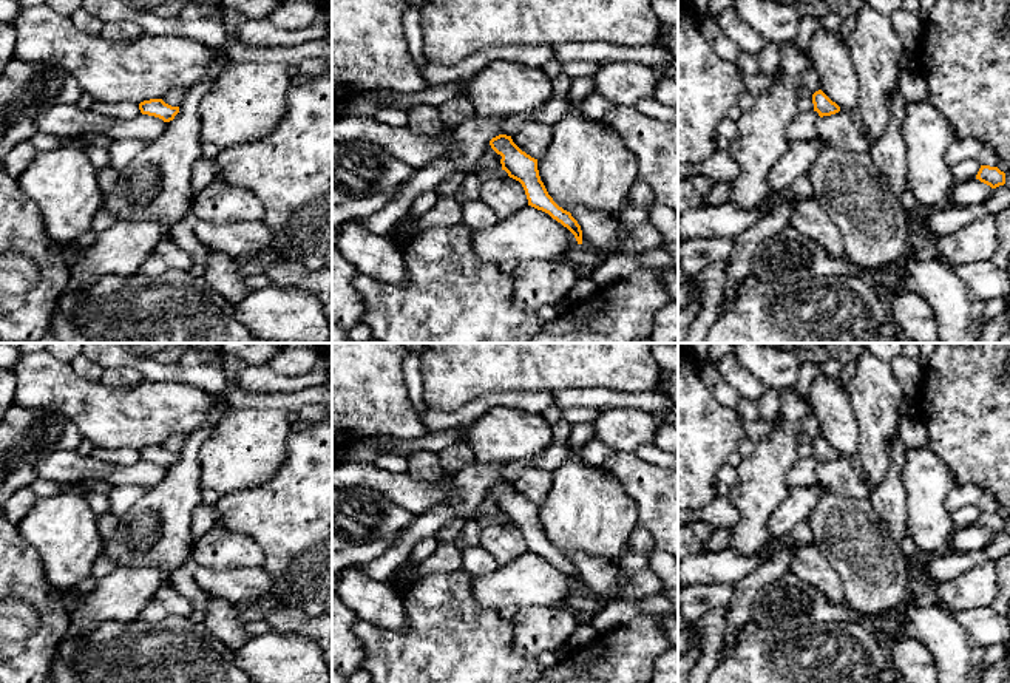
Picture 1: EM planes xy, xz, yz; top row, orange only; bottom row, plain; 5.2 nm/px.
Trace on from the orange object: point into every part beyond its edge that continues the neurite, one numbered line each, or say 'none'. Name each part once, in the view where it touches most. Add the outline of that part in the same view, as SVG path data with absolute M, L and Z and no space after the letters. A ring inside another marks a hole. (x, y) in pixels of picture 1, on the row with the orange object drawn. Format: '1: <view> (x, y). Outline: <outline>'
none

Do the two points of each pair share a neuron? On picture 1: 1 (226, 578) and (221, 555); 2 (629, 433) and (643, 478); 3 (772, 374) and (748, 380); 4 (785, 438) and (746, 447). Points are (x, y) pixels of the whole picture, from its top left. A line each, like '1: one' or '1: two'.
1: two
2: two
3: two
4: two

